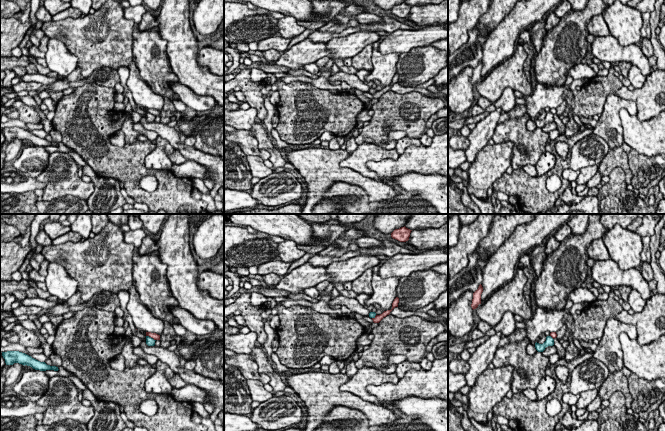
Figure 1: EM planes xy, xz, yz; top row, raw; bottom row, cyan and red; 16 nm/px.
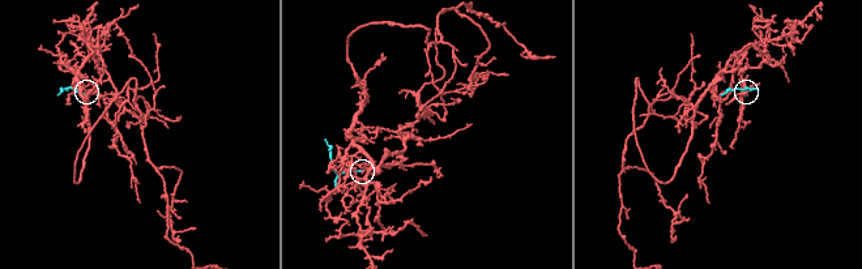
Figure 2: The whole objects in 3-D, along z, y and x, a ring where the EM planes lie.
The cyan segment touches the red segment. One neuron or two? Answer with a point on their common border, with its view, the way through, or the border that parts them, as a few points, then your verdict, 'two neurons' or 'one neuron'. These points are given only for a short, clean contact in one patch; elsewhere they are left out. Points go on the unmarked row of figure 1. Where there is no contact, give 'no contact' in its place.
contact xy (150, 113); border xy (146, 111), (155, 116); two neurons

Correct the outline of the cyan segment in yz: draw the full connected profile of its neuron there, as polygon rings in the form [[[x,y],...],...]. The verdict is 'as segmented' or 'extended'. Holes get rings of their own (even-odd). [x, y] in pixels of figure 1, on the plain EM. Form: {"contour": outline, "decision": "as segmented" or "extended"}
{"contour": [[[551,112],[546,113],[546,117],[543,120],[535,119],[535,124],[538,128],[543,128],[546,123],[553,122],[554,115]]], "decision": "as segmented"}

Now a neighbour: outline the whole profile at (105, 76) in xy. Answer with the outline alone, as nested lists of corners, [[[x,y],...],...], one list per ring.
[[[100,67],[98,70],[95,70],[90,77],[84,78],[81,74],[81,68],[77,68],[63,80],[49,84],[48,89],[55,92],[63,91],[71,87],[78,88],[86,83],[96,83],[97,85],[107,88],[115,88],[115,85],[120,83],[120,77],[116,69]]]

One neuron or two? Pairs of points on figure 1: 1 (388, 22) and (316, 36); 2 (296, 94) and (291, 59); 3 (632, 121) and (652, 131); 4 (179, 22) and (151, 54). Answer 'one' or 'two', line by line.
1: one
2: two
3: one
4: two

